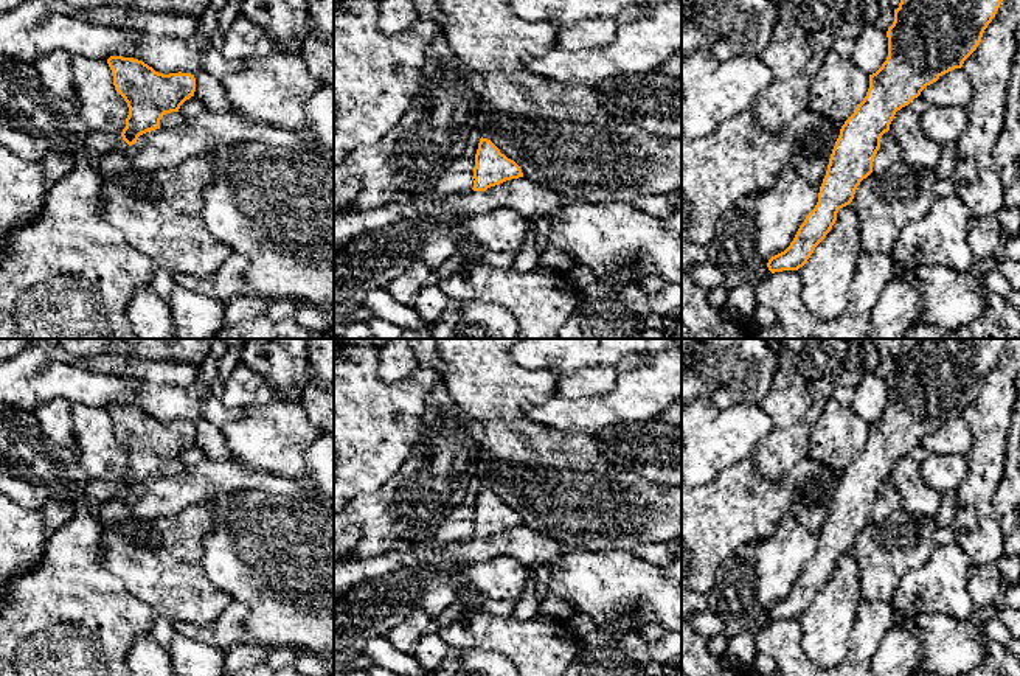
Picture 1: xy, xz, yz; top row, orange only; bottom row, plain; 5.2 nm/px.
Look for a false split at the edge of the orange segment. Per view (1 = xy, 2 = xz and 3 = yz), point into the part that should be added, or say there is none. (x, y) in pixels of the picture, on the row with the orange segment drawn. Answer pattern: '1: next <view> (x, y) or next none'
1: next none
2: next none
3: next none

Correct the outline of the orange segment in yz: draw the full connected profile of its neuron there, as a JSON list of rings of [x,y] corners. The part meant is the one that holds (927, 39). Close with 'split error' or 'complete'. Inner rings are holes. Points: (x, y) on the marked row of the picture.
[[[900,0],[899,8],[894,9],[894,22],[886,31],[888,57],[876,73],[869,75],[866,96],[840,129],[815,208],[806,216],[790,246],[768,260],[767,267],[772,274],[798,270],[807,263],[815,247],[835,224],[838,210],[852,202],[860,182],[873,172],[880,138],[890,131],[896,112],[908,106],[942,75],[963,67],[980,45],[983,33],[995,17],[1001,2]]]; complete

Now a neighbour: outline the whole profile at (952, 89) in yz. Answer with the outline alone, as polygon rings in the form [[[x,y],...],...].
[[[955,68],[930,85],[927,85],[919,96],[930,106],[958,106],[966,107],[975,90],[969,82],[967,75],[961,68]]]

